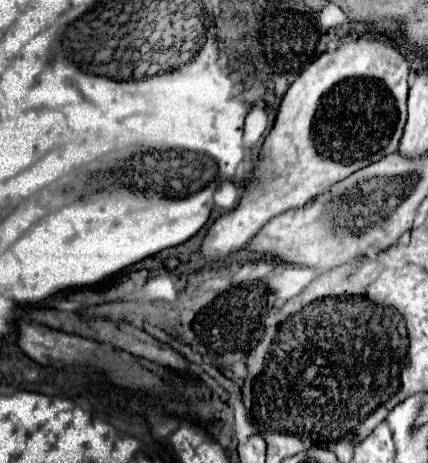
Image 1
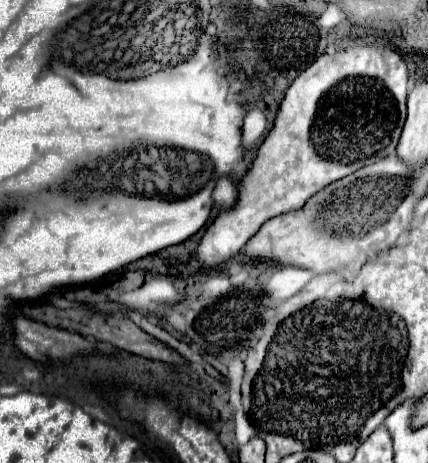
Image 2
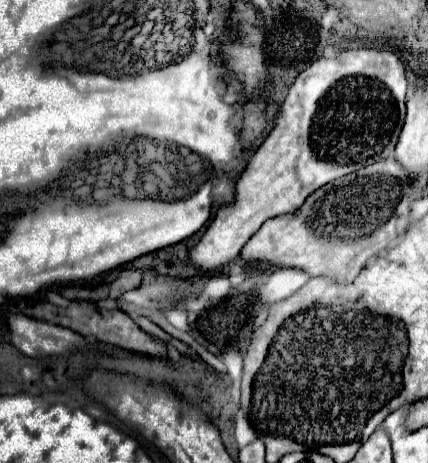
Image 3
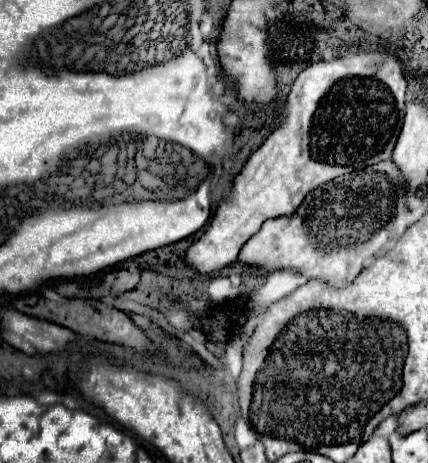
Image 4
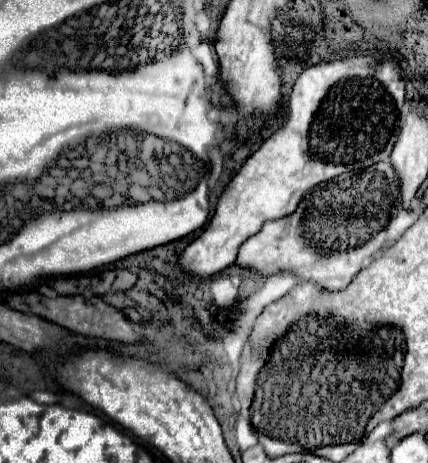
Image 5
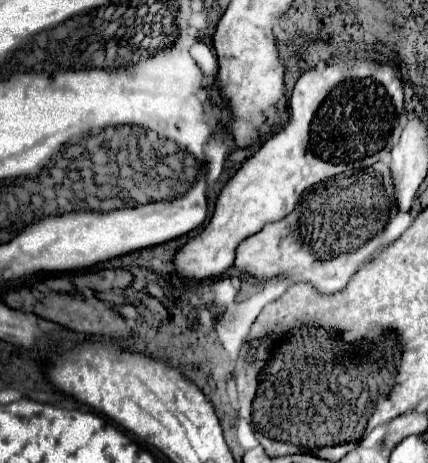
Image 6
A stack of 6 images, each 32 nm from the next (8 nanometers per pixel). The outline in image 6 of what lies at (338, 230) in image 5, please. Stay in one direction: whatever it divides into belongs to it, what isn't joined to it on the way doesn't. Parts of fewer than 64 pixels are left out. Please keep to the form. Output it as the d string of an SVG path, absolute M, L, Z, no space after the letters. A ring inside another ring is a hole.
M378 162L360 172L346 172L312 186L294 212L244 240L236 250L234 266L258 278L284 274L294 282L310 282L322 294L332 294L346 288L362 264L358 250L376 238L396 212L392 172L386 164Z

